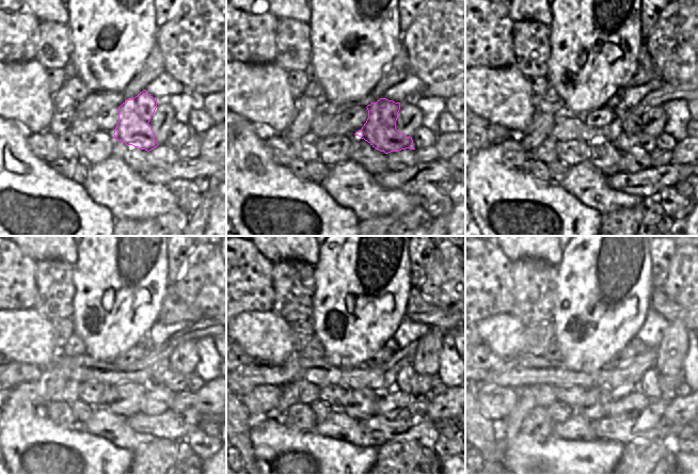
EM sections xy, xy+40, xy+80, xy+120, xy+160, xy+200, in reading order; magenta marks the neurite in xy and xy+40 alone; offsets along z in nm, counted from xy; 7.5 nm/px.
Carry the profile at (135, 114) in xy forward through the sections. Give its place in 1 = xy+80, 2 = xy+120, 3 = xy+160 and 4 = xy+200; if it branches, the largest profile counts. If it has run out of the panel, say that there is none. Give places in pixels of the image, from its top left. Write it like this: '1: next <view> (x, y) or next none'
1: next xy+80 (631, 138)
2: next xy+120 (163, 375)
3: next xy+160 (408, 381)
4: next xy+200 (654, 385)

